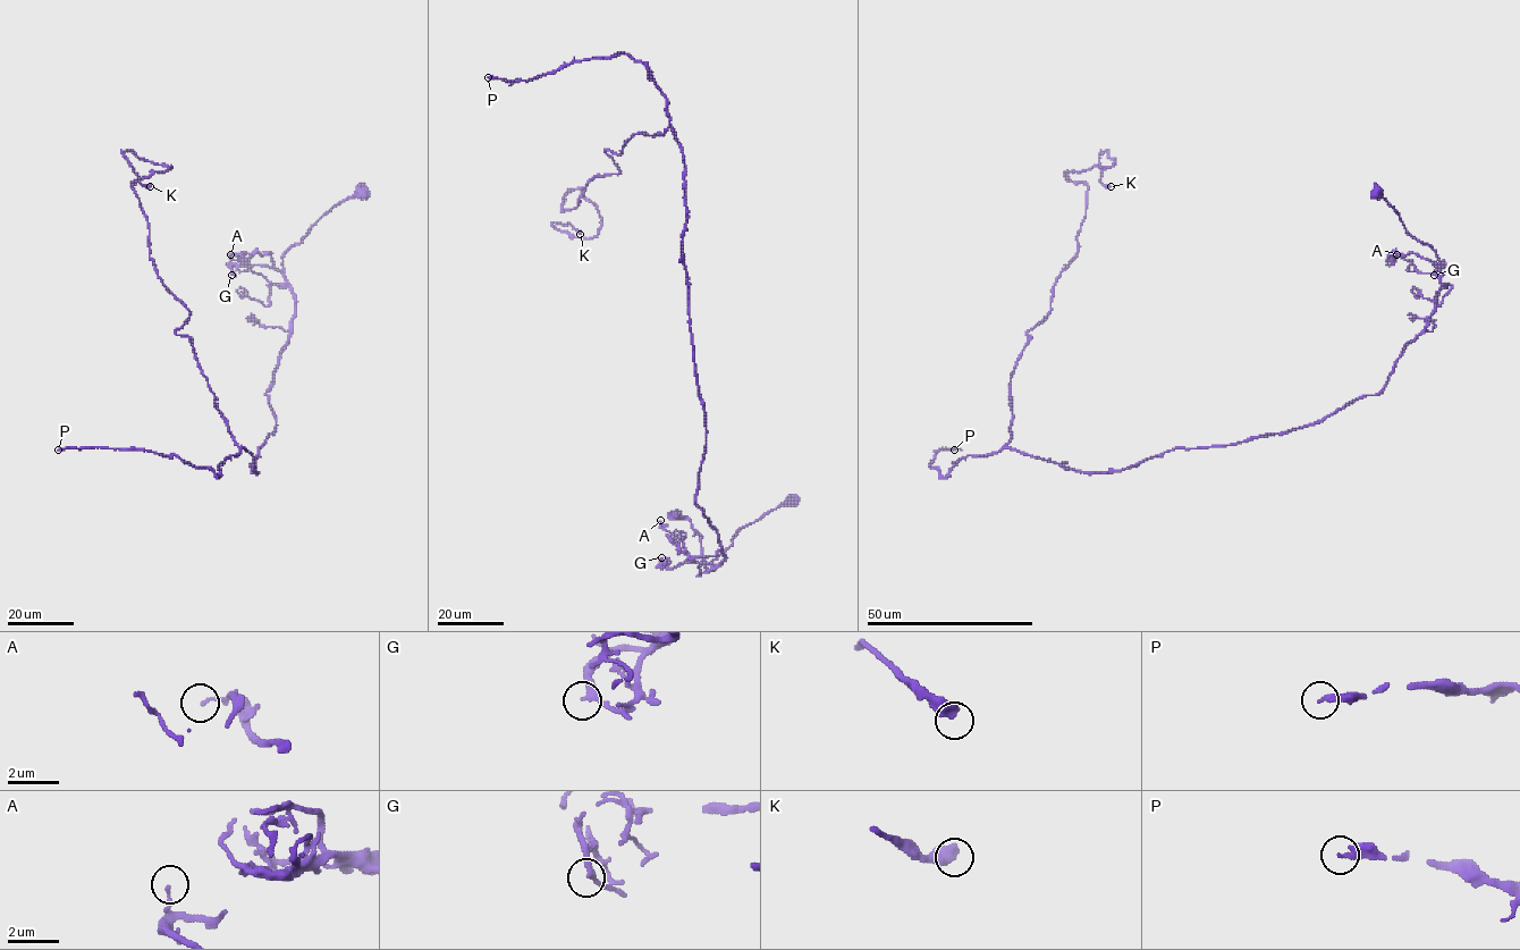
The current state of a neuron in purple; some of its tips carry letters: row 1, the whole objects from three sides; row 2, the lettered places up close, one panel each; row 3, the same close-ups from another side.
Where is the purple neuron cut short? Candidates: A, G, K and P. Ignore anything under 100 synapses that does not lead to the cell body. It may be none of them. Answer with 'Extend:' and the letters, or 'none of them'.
Extend: P

